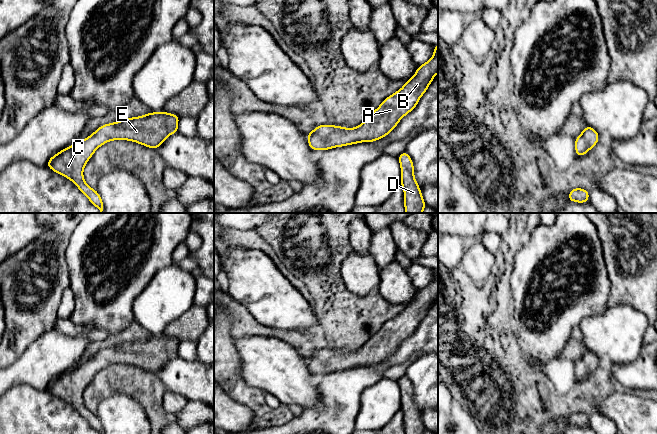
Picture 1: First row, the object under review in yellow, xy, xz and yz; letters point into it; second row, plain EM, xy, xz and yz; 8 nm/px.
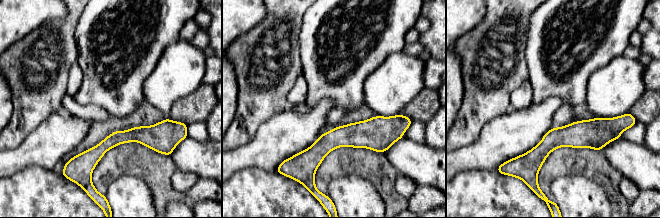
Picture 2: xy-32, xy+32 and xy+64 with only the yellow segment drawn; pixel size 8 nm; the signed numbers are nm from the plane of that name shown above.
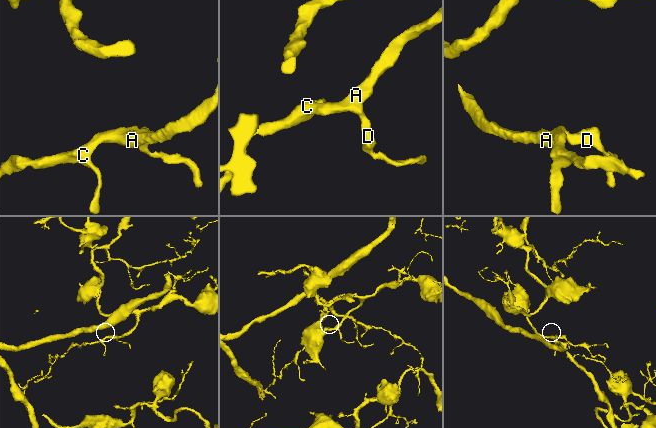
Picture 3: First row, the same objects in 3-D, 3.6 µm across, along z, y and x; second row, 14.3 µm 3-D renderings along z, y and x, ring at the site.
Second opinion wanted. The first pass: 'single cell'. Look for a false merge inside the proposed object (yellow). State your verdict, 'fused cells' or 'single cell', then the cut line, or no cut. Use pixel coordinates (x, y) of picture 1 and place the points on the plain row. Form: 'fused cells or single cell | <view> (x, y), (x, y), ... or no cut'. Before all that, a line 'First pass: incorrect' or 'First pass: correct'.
First pass: correct
single cell | no cut

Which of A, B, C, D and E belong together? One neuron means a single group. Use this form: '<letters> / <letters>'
A B C D E

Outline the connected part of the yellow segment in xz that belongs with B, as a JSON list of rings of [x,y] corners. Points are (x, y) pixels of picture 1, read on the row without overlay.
[[[438,269],[432,282],[417,291],[413,301],[391,320],[385,322],[366,344],[355,352],[318,349],[306,358],[312,374],[328,374],[361,366],[374,366],[393,355],[399,345],[410,337],[438,297]]]

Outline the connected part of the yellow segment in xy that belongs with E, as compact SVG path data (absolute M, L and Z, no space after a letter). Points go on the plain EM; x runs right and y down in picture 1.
M162 335L159 337L151 336L143 340L127 342L102 349L86 363L82 363L74 369L66 371L52 380L46 390L54 396L70 403L94 430L99 434L104 434L104 428L100 419L95 413L87 409L83 401L83 393L94 376L100 370L112 364L128 364L152 373L157 373L169 359L178 357L178 346L179 340L177 338L169 338Z

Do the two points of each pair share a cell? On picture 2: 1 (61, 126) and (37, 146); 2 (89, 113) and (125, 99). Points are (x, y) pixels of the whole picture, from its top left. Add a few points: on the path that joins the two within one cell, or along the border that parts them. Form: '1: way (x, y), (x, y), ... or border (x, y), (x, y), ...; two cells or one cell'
1: way (55, 132), (43, 144); one cell
2: border (78, 102), (101, 107), (111, 116); two cells

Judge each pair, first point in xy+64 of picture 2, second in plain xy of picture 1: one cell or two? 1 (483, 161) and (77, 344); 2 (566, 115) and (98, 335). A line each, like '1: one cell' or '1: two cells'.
1: one cell
2: one cell

